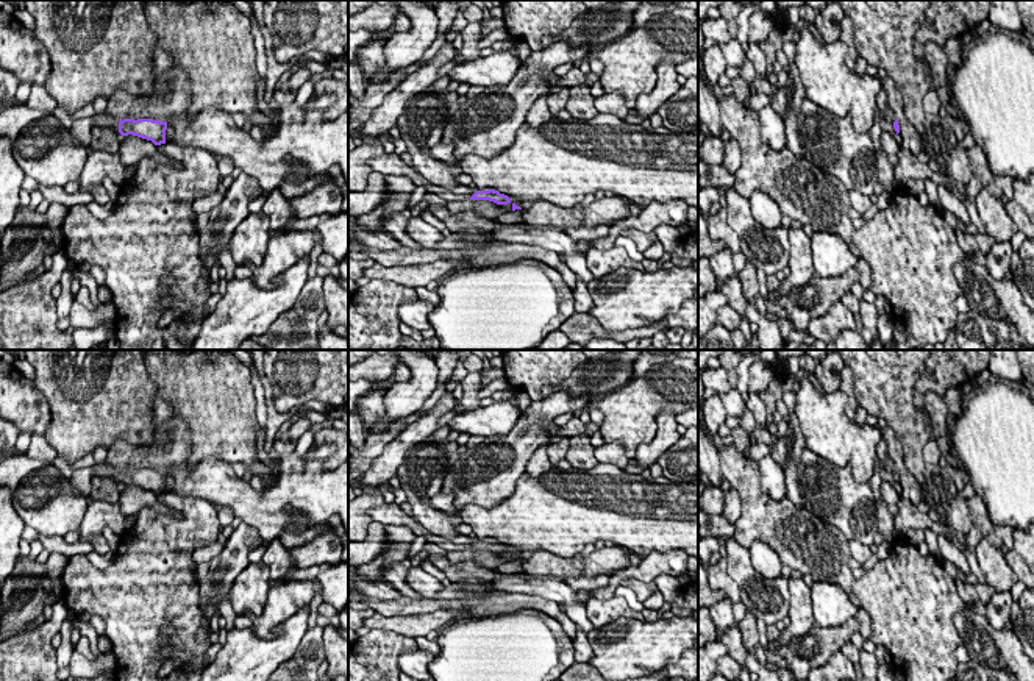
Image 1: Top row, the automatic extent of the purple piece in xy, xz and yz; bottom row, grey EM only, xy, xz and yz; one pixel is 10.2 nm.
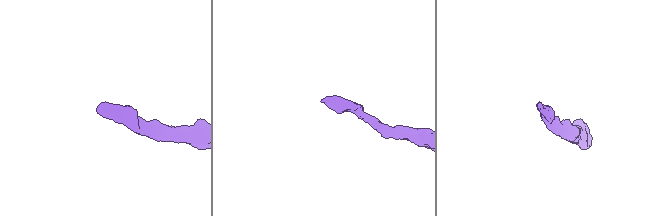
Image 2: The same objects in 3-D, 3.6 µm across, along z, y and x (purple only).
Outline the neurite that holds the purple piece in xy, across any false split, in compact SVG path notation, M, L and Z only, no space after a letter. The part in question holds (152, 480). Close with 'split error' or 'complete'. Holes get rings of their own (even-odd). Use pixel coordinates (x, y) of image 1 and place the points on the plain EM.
M106 459L102 464L95 462L92 470L94 476L114 476L122 486L133 484L152 490L155 495L166 494L167 472L153 469L123 469L117 472L106 464Z; split error

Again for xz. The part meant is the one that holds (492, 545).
M384 503L381 506L373 506L365 514L370 515L373 522L380 522L384 526L387 525L408 526L412 529L415 536L423 536L426 542L436 544L445 551L470 548L470 550L489 550L497 554L511 553L511 548L508 545L500 544L498 540L494 540L494 539L473 540L470 536L465 536L465 534L458 534L455 537L444 537L444 536L433 534L425 526L417 523L412 517L406 515L401 511L400 505L395 505L395 503Z; split error

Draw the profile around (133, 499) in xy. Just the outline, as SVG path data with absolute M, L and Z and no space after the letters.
M133 484L120 486L120 489L122 492L119 497L119 503L120 503L122 514L133 515L144 508L152 508L158 514L169 515L176 520L183 519L181 512L161 503L158 495L155 495L152 490L147 490Z

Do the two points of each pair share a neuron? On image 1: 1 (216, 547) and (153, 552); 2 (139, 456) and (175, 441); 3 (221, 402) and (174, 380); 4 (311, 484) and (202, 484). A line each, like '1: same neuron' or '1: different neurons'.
1: different neurons
2: same neuron
3: same neuron
4: same neuron

